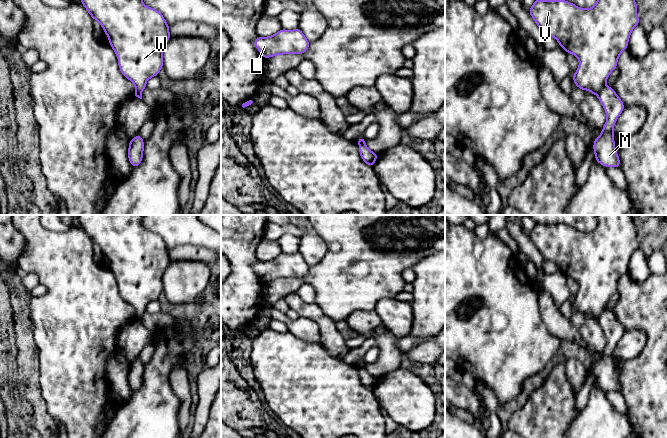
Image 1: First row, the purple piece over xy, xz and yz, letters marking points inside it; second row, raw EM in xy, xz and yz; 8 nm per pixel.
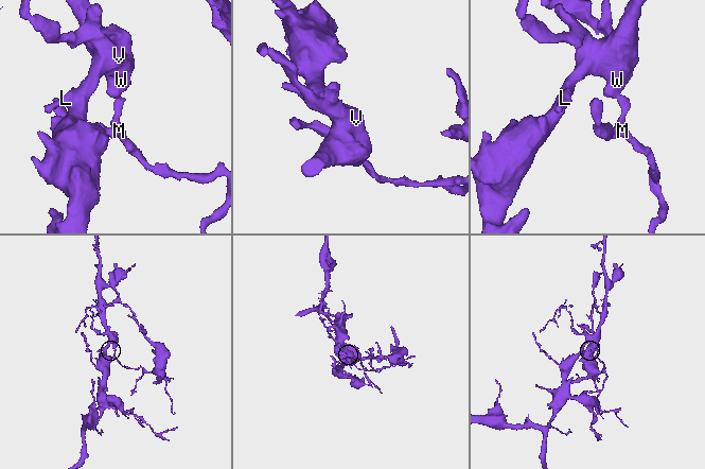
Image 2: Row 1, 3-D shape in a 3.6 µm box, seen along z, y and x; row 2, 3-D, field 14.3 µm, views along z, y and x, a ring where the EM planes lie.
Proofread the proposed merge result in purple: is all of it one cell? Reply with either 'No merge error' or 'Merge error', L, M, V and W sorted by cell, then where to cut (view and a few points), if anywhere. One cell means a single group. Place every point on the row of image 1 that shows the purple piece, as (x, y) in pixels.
Merge error. Groups: L V W / M. Split along yz (604, 85), (597, 94)

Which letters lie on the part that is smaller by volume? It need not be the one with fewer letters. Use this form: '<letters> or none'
M

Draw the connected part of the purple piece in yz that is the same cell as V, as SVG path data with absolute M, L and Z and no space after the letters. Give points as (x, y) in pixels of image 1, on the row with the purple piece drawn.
M535 0L534 4L530 9L528 9L528 11L545 37L554 37L559 42L559 46L561 48L563 48L567 53L571 53L578 58L579 67L573 74L573 81L578 88L580 88L581 90L588 90L594 95L598 94L601 91L601 89L605 86L607 78L609 77L611 72L614 69L616 69L617 61L619 59L620 54L628 48L628 41L632 30L640 22L640 19L637 16L637 5L635 0L597 0L596 4L588 9L577 7L575 4L565 0Z

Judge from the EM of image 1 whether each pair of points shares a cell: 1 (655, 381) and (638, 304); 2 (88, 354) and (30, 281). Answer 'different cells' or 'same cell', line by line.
1: same cell
2: different cells

